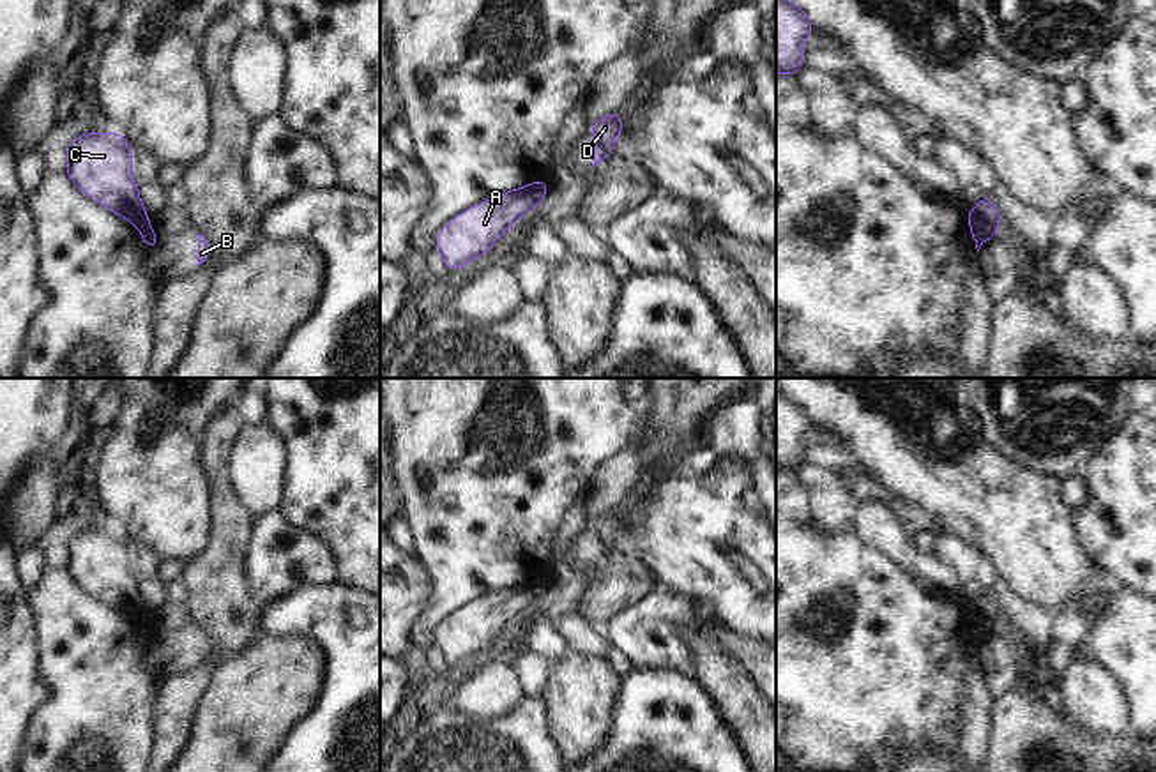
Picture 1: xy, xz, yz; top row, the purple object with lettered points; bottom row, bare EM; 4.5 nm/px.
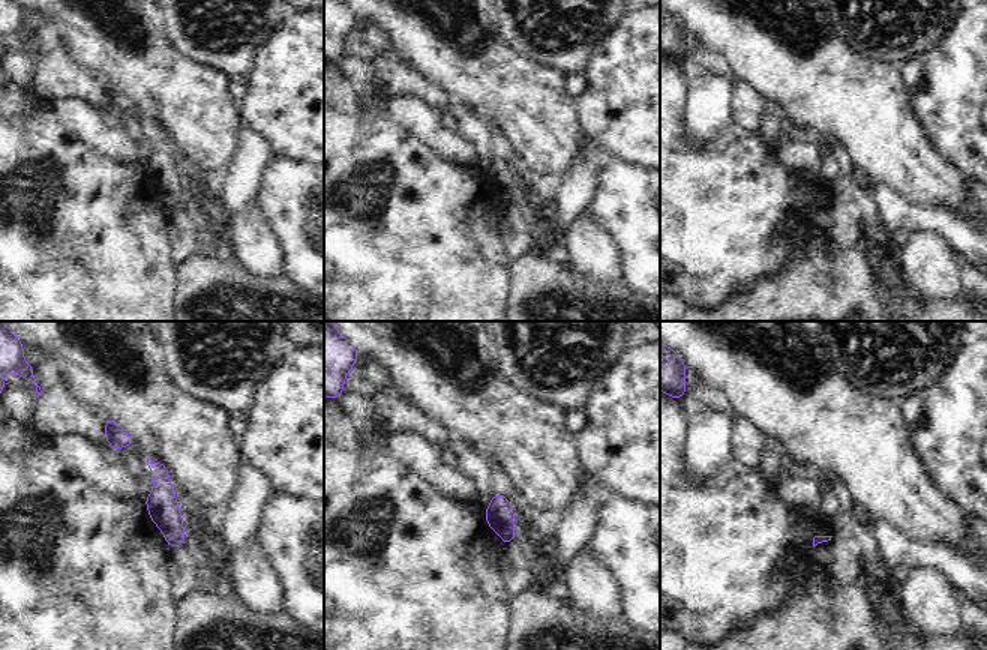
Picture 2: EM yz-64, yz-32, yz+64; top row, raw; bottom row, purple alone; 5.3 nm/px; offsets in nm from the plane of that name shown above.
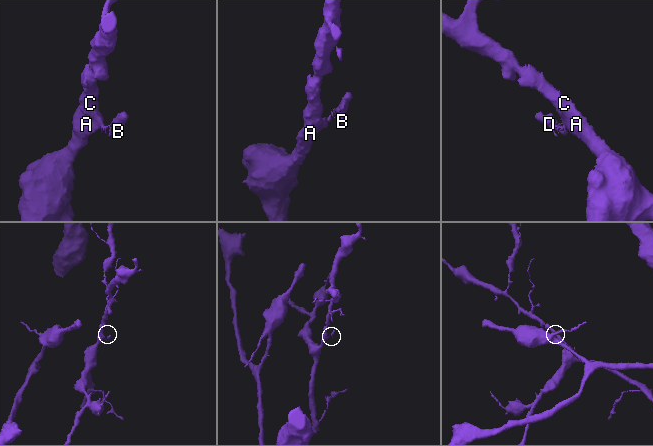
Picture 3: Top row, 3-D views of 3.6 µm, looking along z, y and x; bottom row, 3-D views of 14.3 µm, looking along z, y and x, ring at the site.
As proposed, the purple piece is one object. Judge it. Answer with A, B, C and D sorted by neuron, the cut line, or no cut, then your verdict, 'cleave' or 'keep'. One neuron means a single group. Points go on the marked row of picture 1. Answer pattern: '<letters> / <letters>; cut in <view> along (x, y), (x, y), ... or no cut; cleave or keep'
A C / B D; cut in yz along (973, 227), (985, 237); cleave

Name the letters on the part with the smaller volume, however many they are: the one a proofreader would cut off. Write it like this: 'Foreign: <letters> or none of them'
Foreign: B, D

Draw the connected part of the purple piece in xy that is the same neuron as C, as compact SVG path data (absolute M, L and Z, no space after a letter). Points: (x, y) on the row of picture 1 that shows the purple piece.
M92 131L69 141L67 177L101 207L111 208L113 214L143 230L150 217L133 182L131 155L133 150L122 132Z

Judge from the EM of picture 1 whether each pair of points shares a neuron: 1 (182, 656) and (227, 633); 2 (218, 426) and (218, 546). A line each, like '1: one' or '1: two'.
1: two
2: one

